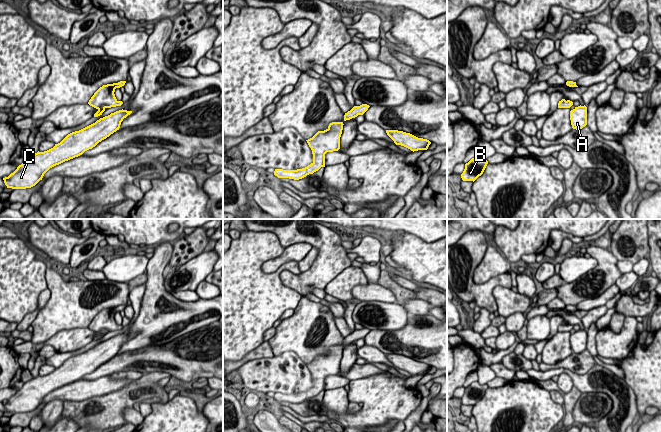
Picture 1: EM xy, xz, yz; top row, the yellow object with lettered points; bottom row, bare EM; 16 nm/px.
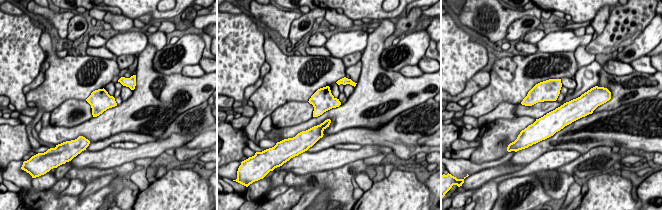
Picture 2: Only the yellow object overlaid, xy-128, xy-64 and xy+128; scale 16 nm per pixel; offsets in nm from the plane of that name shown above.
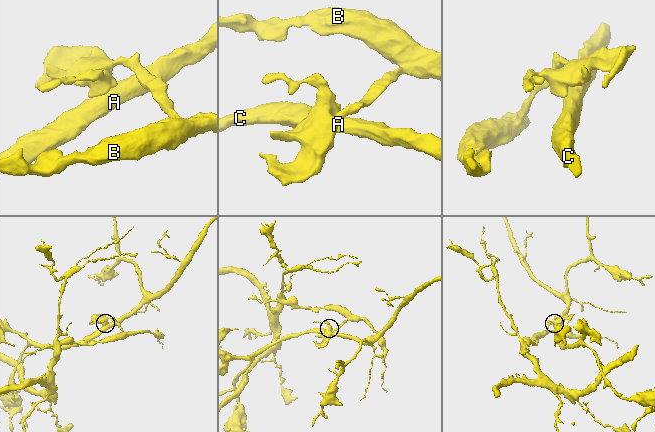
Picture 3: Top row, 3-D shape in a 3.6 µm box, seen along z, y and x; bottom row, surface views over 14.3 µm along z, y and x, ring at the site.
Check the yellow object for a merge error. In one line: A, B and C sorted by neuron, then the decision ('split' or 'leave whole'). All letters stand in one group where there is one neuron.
groups A C / B; split

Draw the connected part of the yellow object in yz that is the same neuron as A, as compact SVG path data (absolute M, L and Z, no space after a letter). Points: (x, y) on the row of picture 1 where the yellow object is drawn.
M578 106L570 111L570 120L573 129L580 130L587 125L587 107Z

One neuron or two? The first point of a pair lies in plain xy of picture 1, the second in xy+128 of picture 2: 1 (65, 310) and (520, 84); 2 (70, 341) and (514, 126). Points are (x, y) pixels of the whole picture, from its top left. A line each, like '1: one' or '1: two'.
1: one
2: two

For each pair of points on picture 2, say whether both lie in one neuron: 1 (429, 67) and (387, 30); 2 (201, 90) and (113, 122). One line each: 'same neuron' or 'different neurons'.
1: different neurons
2: same neuron

